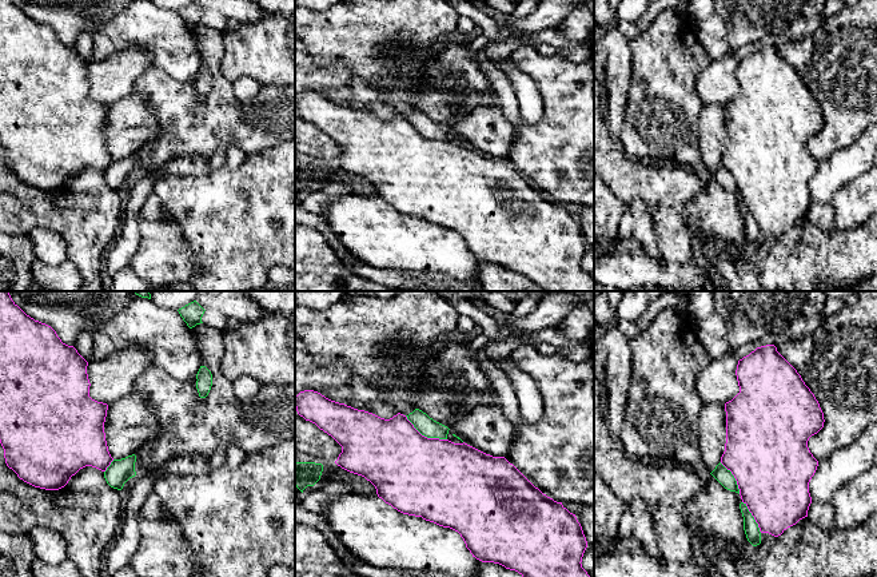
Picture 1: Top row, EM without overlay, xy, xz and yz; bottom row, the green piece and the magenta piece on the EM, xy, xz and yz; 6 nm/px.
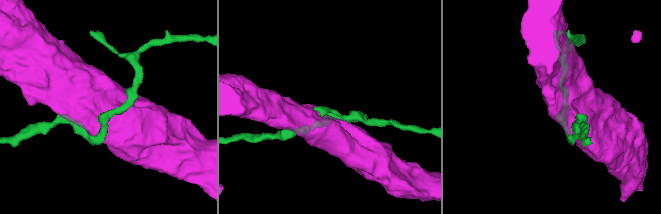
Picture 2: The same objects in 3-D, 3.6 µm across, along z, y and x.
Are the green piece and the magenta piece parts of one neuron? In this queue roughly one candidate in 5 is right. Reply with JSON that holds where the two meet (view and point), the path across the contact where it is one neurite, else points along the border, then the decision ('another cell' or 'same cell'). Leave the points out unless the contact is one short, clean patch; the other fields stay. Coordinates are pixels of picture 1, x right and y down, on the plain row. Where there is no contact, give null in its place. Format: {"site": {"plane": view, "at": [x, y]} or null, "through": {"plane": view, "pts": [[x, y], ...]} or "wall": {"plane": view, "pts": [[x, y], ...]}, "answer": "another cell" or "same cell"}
{"site": {"plane": "xz", "at": [425, 136]}, "answer": "another cell"}

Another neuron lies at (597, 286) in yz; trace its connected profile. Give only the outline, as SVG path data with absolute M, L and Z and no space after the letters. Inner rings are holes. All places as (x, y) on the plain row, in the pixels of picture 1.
M594 283L594 291L683 291L683 290L666 287L666 286L654 286L654 284L635 286L629 290L621 290L609 284Z

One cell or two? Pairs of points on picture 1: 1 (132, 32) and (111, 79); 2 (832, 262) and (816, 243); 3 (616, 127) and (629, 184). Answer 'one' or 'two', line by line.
1: two
2: one
3: two

